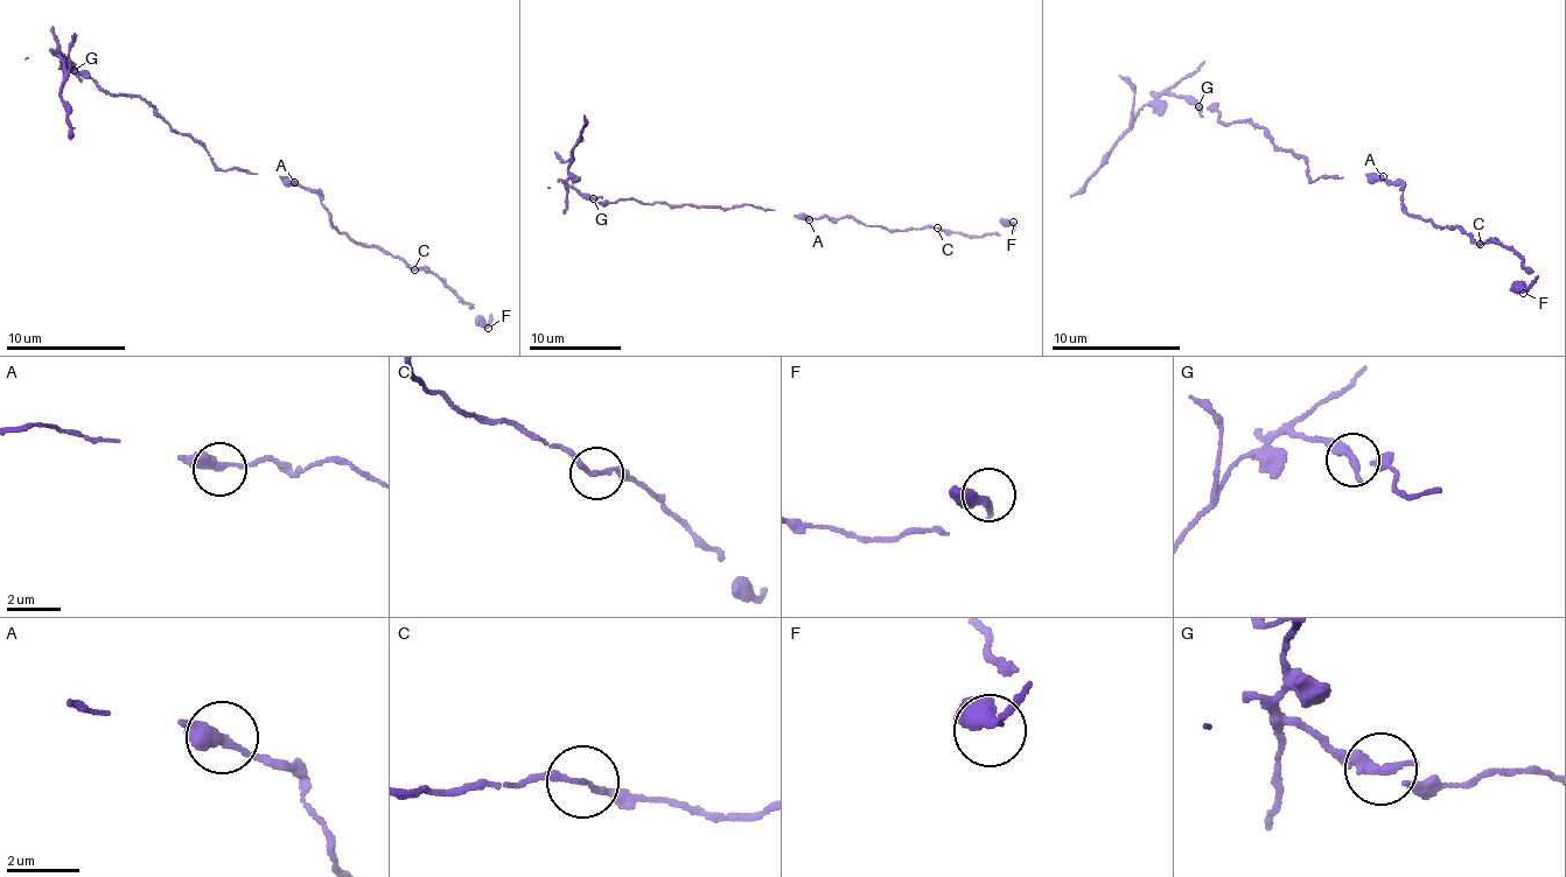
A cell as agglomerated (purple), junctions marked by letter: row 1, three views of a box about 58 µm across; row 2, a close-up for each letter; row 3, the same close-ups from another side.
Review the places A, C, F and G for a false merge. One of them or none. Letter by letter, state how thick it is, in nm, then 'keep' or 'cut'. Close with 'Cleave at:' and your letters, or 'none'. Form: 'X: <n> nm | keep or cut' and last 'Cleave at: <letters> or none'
A: 320 nm | keep
C: 140 nm | keep
F: 320 nm | keep
G: 280 nm | cut
Cleave at: G

